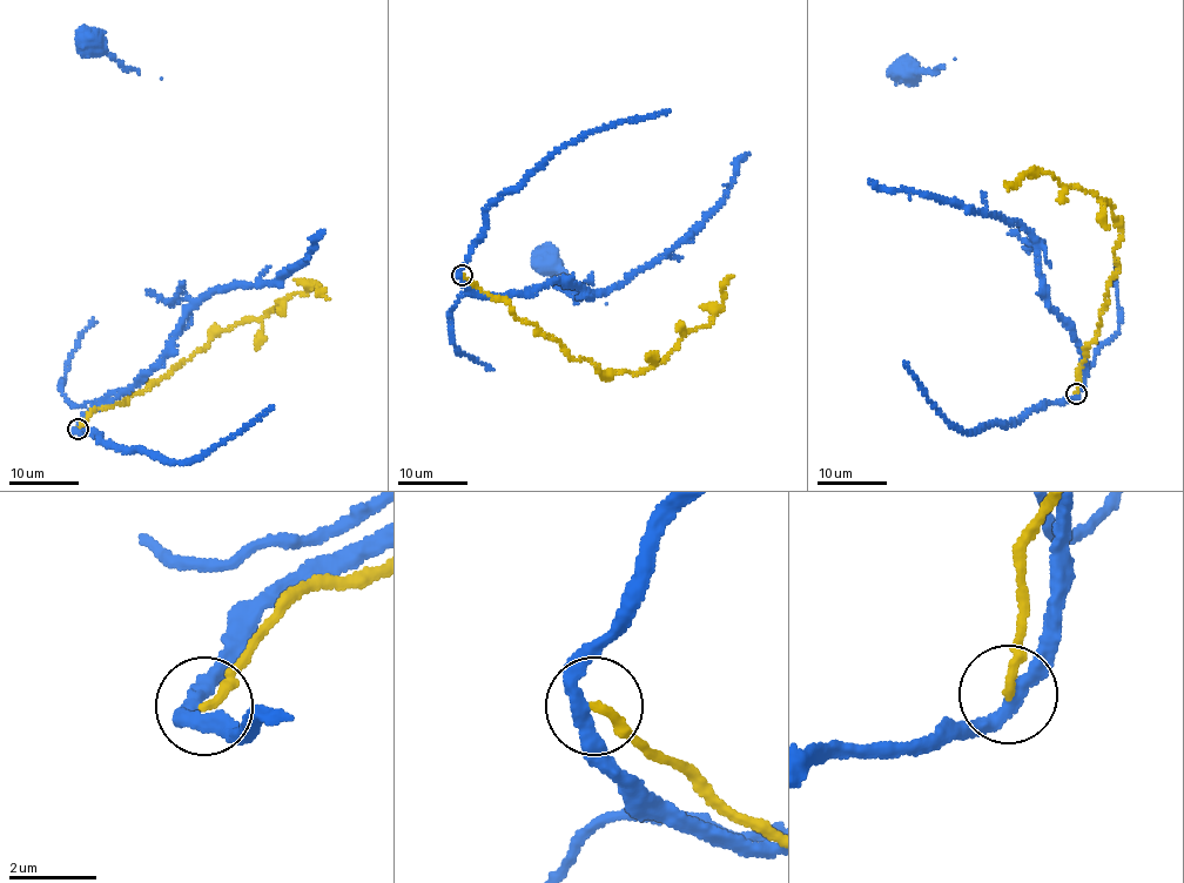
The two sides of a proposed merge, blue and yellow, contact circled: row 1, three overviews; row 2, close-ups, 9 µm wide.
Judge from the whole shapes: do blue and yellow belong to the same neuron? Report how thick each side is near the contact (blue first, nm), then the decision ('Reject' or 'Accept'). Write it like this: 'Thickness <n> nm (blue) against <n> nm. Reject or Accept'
Thickness 300 nm (blue) against 200 nm. Reject

